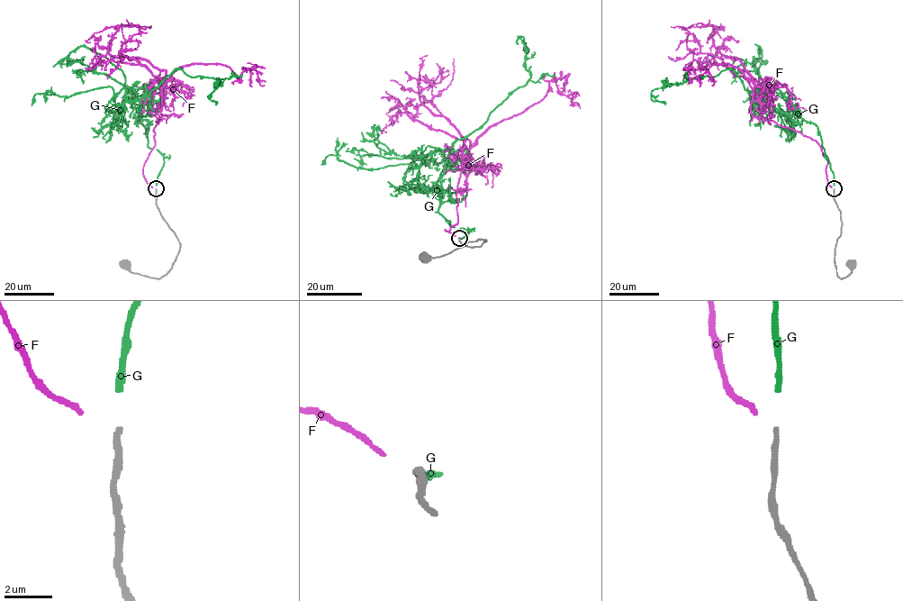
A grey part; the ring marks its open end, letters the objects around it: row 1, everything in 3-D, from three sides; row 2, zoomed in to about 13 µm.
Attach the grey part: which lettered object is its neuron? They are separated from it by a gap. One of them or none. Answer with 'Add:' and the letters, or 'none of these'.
Add: G

